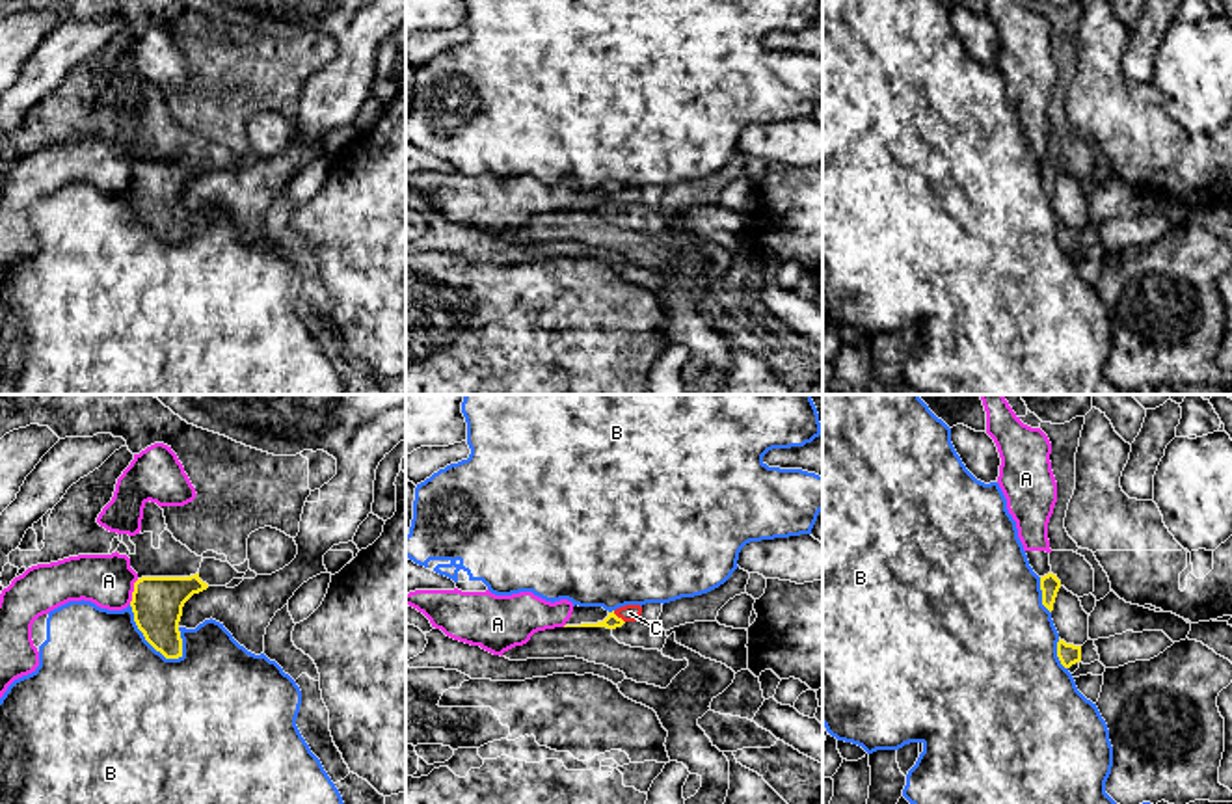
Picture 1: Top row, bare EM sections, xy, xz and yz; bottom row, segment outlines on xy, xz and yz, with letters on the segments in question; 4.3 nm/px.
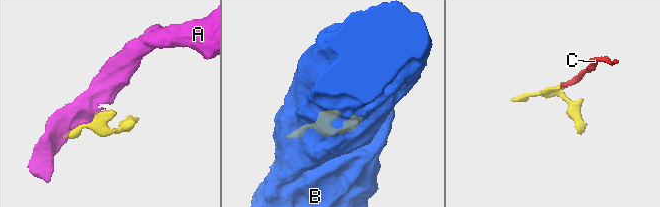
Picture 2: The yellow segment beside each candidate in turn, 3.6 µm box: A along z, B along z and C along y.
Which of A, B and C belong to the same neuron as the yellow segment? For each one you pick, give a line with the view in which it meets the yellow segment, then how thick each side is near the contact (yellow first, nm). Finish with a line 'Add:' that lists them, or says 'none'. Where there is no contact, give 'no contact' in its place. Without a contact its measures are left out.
C: contact in xz; calibres 60 and 80 nm
Add: C

